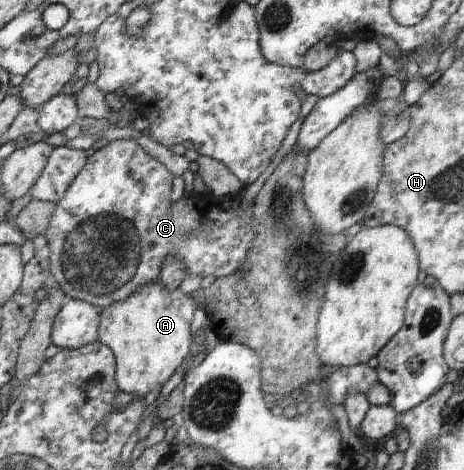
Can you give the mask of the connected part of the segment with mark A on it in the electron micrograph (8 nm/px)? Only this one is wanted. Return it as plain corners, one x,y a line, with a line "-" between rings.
160,280
144,285
126,301
110,305
108,309
101,310
100,339
107,347
114,351
117,358
117,381
119,390
132,392
136,398
143,398
153,389
160,389
176,373
176,369
186,363
192,355
192,321
196,313
196,303
189,294
182,289
170,291

